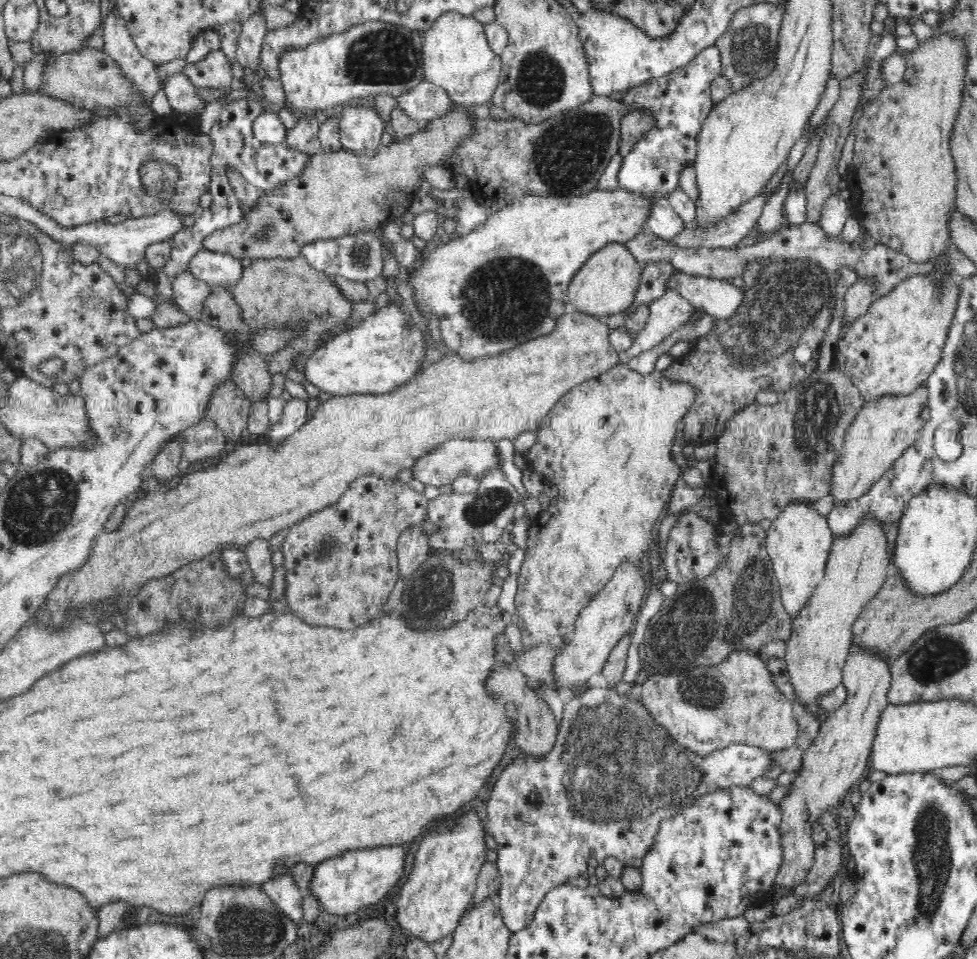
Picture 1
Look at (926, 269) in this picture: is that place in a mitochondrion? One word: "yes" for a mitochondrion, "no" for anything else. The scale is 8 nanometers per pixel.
no

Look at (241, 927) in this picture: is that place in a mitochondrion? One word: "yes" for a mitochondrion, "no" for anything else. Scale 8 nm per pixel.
yes

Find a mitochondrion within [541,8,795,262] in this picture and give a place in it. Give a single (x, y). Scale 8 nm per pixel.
(751, 44)

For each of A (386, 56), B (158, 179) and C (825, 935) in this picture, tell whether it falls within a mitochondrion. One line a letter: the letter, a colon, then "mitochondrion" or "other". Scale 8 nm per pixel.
A: mitochondrion
B: mitochondrion
C: other

